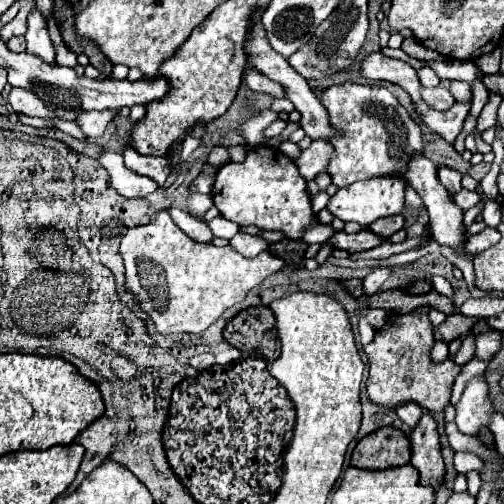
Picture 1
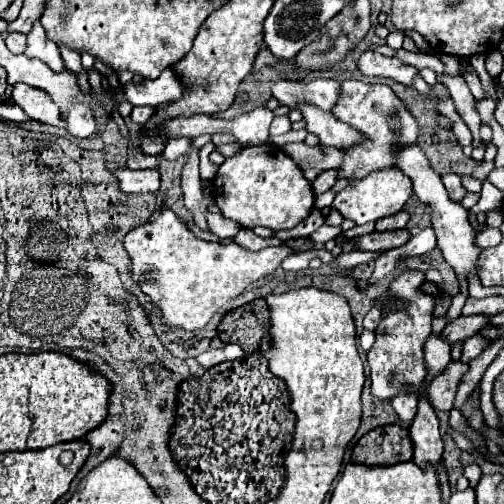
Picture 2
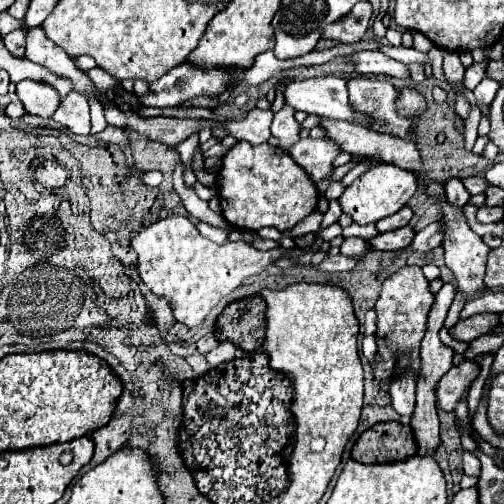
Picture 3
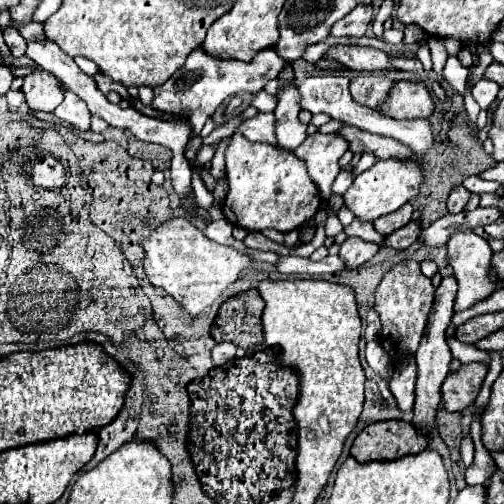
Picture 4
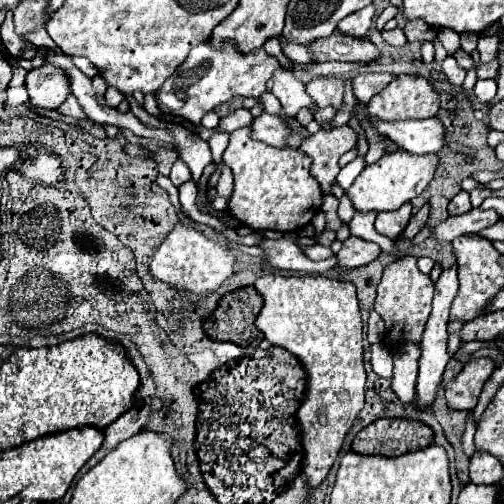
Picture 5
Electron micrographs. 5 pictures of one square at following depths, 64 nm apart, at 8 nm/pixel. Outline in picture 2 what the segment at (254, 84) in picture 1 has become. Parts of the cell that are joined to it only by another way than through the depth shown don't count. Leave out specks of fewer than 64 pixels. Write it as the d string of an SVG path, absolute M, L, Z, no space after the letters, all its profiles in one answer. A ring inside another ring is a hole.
M314 78L310 82L280 80L276 82L276 98L292 110L300 108L300 104L312 104L324 112L332 112L336 100L340 100L340 82L330 78Z

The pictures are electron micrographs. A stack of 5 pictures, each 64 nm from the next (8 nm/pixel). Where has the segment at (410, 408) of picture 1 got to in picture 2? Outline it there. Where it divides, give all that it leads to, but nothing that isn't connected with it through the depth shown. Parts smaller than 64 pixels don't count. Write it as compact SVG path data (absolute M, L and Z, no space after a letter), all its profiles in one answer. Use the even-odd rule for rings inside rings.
M400 392L398 396L392 398L392 408L400 416L400 420L412 422L412 418L416 414L416 402L418 402L416 392Z

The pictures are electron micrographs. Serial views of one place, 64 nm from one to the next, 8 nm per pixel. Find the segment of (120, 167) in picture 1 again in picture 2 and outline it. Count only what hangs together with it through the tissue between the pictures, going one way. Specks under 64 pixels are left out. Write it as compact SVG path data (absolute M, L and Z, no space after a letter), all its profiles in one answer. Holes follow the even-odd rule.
M116 170L116 178L120 182L120 190L136 190L136 192L156 192L160 188L160 172L158 170Z

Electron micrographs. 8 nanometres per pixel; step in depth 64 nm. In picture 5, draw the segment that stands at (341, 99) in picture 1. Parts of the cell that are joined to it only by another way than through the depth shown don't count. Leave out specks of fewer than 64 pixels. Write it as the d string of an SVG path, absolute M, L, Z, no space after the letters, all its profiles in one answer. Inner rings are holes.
M358 74L356 78L352 78L352 86L354 86L354 94L358 98L358 102L368 104L368 100L378 94L390 80L394 78L394 74Z

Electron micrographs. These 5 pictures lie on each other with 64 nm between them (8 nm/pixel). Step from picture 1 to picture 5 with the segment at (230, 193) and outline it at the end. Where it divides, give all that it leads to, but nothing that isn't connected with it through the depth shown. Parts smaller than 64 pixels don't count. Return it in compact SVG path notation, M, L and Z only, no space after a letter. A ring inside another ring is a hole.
M240 128L230 134L230 144L224 152L224 164L232 168L234 174L234 194L228 204L228 212L238 218L242 224L252 230L278 230L278 232L296 232L306 226L322 206L322 190L316 184L316 178L310 174L310 160L296 148L272 148L264 142L252 140L250 128Z

